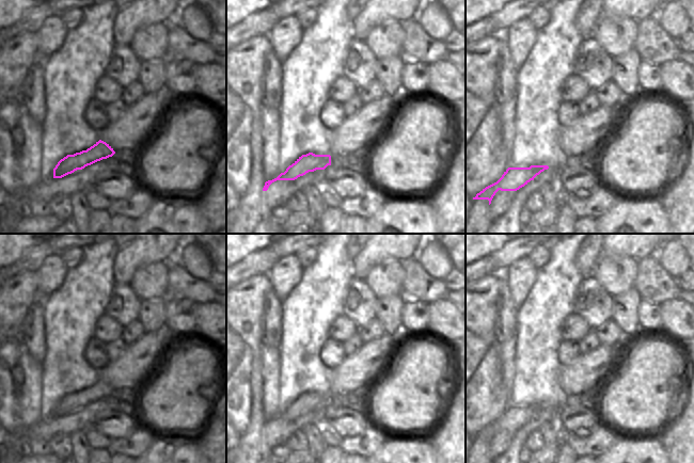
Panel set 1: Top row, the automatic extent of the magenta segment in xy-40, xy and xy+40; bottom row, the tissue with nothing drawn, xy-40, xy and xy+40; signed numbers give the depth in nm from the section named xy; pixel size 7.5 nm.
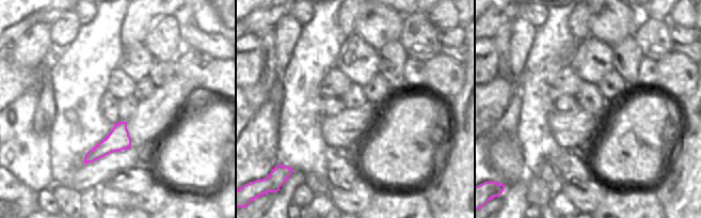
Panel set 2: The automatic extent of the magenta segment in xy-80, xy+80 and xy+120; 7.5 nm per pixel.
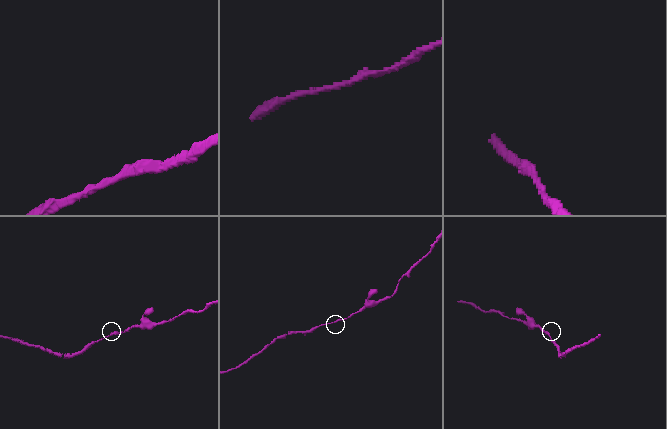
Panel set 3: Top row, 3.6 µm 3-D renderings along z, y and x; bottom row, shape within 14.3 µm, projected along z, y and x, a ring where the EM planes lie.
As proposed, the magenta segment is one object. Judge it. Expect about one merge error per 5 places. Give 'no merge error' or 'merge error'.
no merge error

